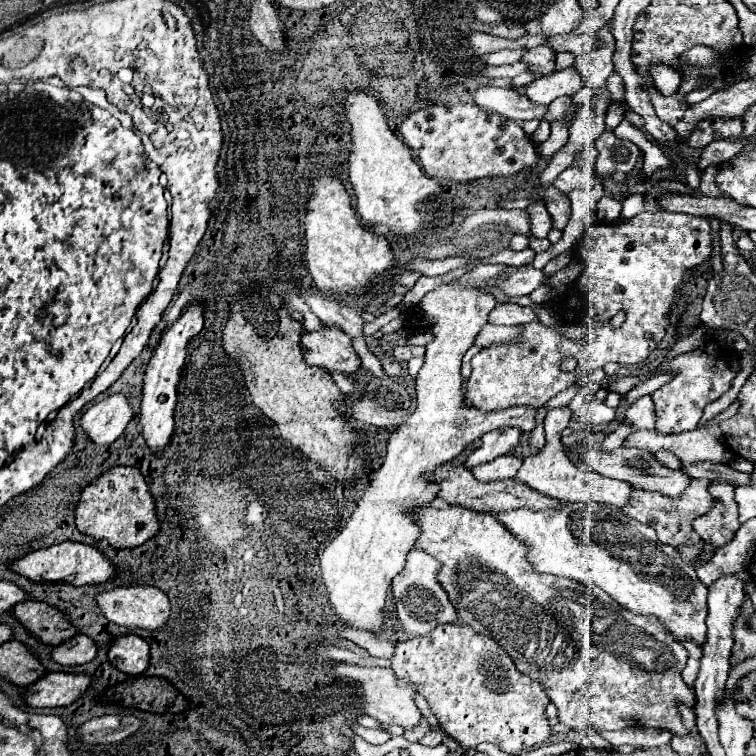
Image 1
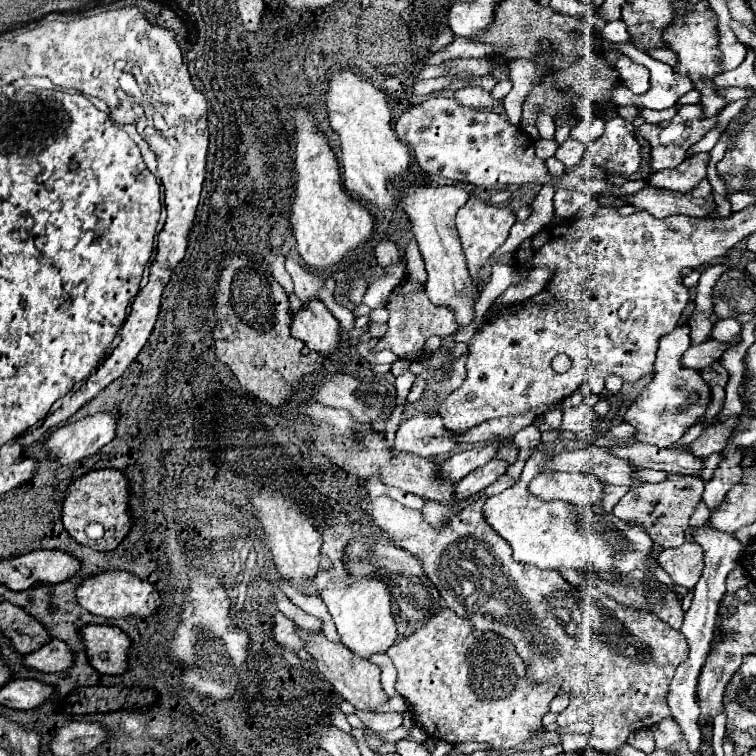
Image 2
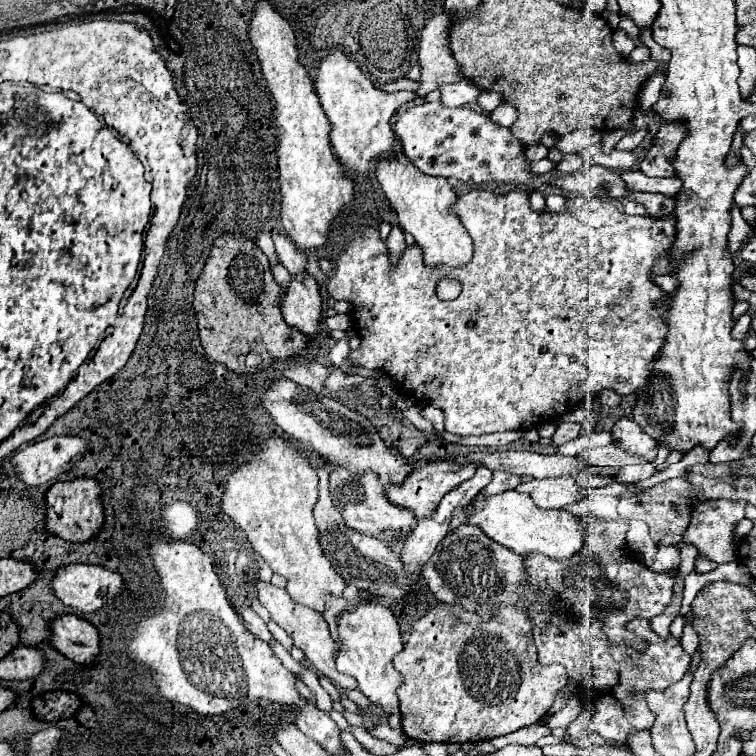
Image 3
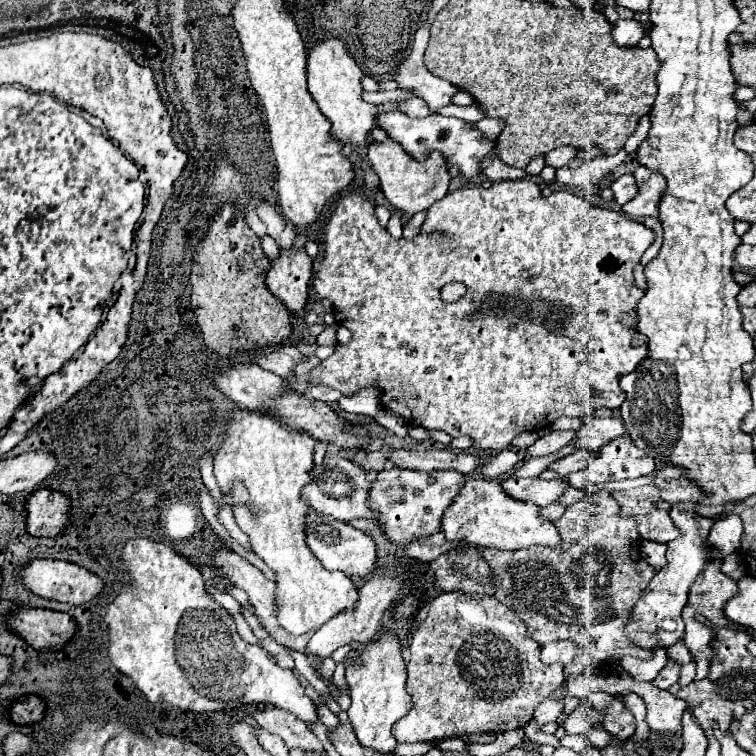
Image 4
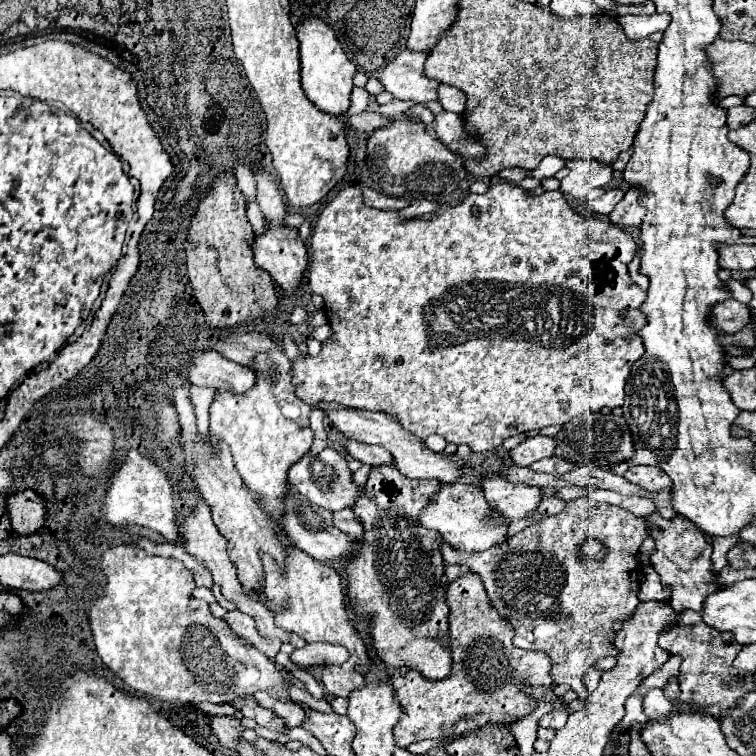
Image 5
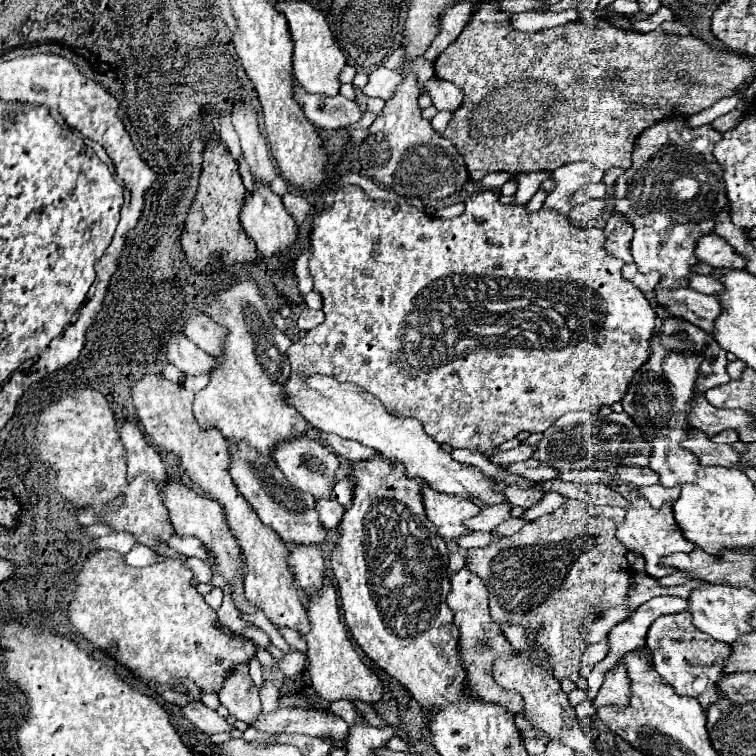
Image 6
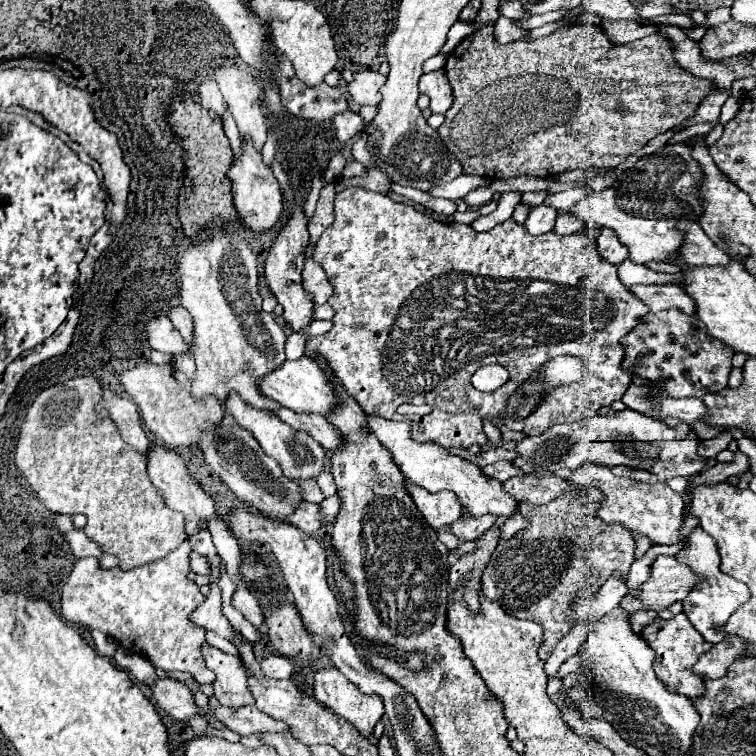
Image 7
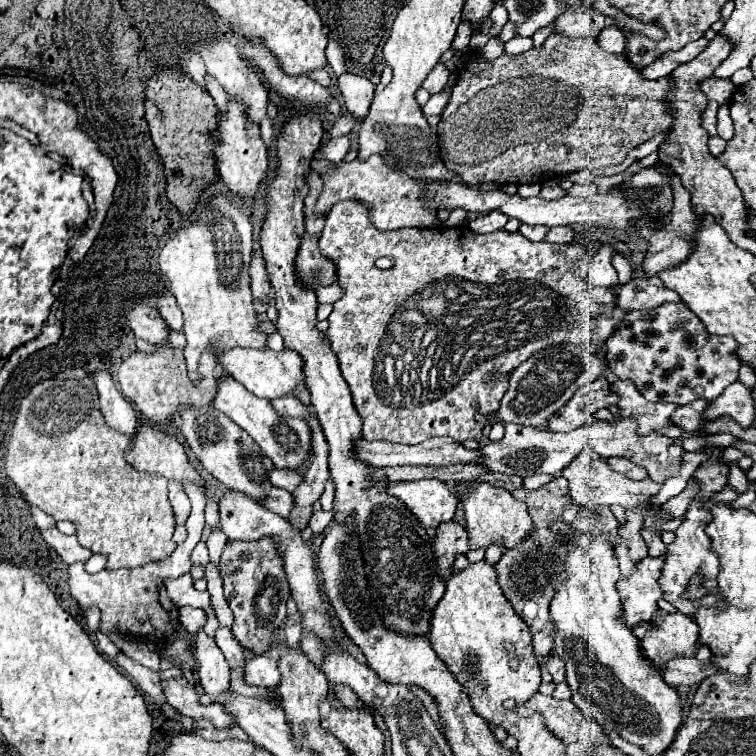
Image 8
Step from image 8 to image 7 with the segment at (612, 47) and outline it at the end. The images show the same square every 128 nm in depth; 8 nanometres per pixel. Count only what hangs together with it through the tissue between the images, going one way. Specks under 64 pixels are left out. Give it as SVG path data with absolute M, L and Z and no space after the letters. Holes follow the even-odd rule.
M602 20L602 30L612 44L628 44L654 34L656 26L642 26L634 20Z

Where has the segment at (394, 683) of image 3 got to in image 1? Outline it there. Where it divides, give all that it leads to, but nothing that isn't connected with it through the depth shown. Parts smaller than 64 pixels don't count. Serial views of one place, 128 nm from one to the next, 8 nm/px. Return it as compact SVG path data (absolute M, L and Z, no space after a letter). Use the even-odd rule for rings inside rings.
M454 282L438 286L420 302L424 314L436 320L432 328L436 338L426 346L424 366L418 372L416 410L390 434L388 454L382 468L374 474L374 480L358 502L346 528L320 556L322 582L330 604L346 626L368 630L372 634L384 630L382 620L386 594L392 578L404 568L406 554L420 534L418 524L406 508L424 506L436 498L436 482L430 480L432 468L454 460L468 444L490 430L516 426L522 432L530 432L536 426L536 409L530 406L482 414L464 404L460 362L466 350L474 344L480 328L488 324L488 314L494 306L496 298L492 294L482 294L476 288Z

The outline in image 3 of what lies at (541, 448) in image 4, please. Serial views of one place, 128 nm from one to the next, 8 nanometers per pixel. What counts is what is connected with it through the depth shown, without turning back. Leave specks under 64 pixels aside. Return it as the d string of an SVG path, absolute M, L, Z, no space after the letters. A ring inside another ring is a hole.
M562 422L562 424L556 428L556 432L554 432L554 436L552 436L550 440L552 440L554 446L560 446L560 444L564 444L564 442L574 440L578 434L580 434L580 424Z

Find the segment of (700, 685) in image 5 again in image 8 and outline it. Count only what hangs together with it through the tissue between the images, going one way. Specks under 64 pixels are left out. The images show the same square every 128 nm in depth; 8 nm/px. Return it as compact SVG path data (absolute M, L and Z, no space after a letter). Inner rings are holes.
M658 608L648 622L636 624L632 632L640 642L642 654L650 660L694 656L698 650L698 624L680 612L668 614Z

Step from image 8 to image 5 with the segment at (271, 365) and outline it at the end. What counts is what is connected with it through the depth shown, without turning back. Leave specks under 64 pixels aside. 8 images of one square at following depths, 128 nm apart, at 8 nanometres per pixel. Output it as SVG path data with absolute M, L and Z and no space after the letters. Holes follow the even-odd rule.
M326 408L324 414L330 420L330 424L338 432L342 432L346 438L364 442L364 444L378 444L378 446L386 448L394 458L394 466L408 478L436 478L442 484L456 484L456 482L460 482L460 478L464 474L462 466L458 462L450 460L446 454L436 454L430 448L426 448L424 440L420 440L412 432L404 430L402 424L398 422L398 418L388 412L370 412L370 410L354 410L354 408L342 408L342 410Z

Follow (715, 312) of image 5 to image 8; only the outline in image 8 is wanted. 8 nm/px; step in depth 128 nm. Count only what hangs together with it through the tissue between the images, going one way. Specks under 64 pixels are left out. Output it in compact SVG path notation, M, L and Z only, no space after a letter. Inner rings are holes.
M658 276L652 278L634 278L628 284L622 284L616 294L616 304L622 310L652 310L664 302L680 302L676 292L664 288L664 282Z

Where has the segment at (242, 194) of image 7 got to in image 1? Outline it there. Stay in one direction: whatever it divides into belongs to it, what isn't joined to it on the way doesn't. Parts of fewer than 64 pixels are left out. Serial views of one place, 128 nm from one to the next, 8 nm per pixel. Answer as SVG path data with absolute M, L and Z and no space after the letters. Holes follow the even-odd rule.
M322 324L316 332L302 334L302 354L312 366L334 368L344 374L352 374L360 368L360 358L352 348L350 336L336 326Z

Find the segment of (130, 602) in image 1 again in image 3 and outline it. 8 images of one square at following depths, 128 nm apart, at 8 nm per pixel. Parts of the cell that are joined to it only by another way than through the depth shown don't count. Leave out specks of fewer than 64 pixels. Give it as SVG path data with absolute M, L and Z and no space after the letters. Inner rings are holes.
M68 564L58 568L48 588L76 612L96 612L106 600L122 592L122 578L102 566Z

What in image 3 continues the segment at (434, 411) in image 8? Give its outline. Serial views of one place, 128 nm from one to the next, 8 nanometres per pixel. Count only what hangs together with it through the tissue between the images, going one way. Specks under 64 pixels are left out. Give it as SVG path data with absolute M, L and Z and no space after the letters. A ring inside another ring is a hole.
M480 188L470 190L470 192L462 194L462 196L458 196L458 200L456 200L456 204L450 208L450 212L456 214L456 216L460 218L462 226L468 230L470 238L474 240L474 258L472 258L466 266L462 266L462 268L446 268L446 266L440 266L440 270L434 270L432 266L426 266L426 264L424 264L422 248L420 248L418 244L406 246L406 250L400 254L400 260L392 264L388 246L386 246L386 240L380 238L380 234L378 234L376 228L364 228L360 234L352 234L350 242L348 242L346 248L340 252L340 256L338 256L338 260L336 260L336 270L334 270L334 274L330 276L330 280L328 280L328 284L326 284L326 290L328 290L328 294L330 294L334 300L352 302L352 316L350 316L350 318L352 318L352 328L354 328L354 330L358 332L358 336L360 336L360 346L358 346L356 350L350 350L350 356L348 356L348 360L350 360L352 366L362 366L362 368L368 368L368 370L384 370L384 372L392 378L392 382L396 384L398 392L402 392L404 396L410 396L410 398L412 398L414 402L418 402L418 404L428 404L428 398L430 398L430 400L432 400L430 406L442 410L442 414L444 414L444 428L446 428L446 432L460 434L460 436L468 436L468 432L490 434L490 432L506 432L506 430L528 430L528 428L536 428L536 426L540 426L542 422L546 422L548 418L558 418L558 416L566 414L568 410L572 410L572 408L578 406L580 402L586 402L586 400L596 398L602 390L614 390L616 394L626 396L626 394L632 394L636 388L644 386L644 382L646 382L646 378L648 378L648 364L650 364L650 360L654 360L656 354L660 352L664 334L666 334L666 330L668 330L666 324L664 324L664 320L660 318L660 310L654 308L654 300L664 298L666 292L662 292L656 284L652 284L652 280L650 280L650 274L652 274L650 266L652 266L654 258L658 258L658 256L666 256L666 254L668 254L668 248L672 246L672 240L674 240L674 220L672 220L672 218L668 218L668 220L656 220L656 218L650 218L650 216L628 216L628 214L624 214L624 212L618 208L616 202L612 202L612 200L608 200L608 198L602 200L602 198L592 198L592 196L568 196L568 198L566 198L566 208L564 208L564 212L558 212L558 214L556 214L556 212L550 212L550 210L540 210L540 212L536 212L536 210L532 210L532 206L530 206L528 192L526 192L526 190L520 190L520 188L510 190L508 194L500 194L500 196L494 196L492 192L488 192L488 190L480 190ZM444 274L448 274L448 276L456 274L456 278L462 282L462 294L458 296L458 300L452 300L452 302L442 302L442 300L438 300L438 296L436 296L436 280L438 280L440 276L444 276Z

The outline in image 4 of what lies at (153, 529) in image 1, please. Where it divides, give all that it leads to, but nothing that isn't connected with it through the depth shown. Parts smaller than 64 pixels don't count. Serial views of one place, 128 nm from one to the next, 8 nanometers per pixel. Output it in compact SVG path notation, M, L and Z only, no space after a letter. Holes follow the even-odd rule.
M36 490L26 500L28 534L56 536L68 524L68 496L54 490Z

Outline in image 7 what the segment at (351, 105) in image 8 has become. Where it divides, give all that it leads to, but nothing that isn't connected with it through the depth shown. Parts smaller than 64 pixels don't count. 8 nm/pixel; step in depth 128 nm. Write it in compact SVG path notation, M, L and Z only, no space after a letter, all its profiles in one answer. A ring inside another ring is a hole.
M360 70L354 74L354 80L348 82L348 92L352 100L360 106L376 106L380 102L380 86L384 84L386 76L380 72Z

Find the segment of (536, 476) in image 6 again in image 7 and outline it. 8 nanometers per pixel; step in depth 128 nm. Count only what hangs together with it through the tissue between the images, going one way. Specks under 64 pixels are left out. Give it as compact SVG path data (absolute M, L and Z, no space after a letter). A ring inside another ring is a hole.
M496 462L496 464L484 466L484 468L480 468L480 470L482 470L484 476L488 476L488 478L496 478L496 480L500 480L500 482L508 480L510 476L518 476L518 474L520 474L518 468L516 468L514 464L510 464L510 462Z

